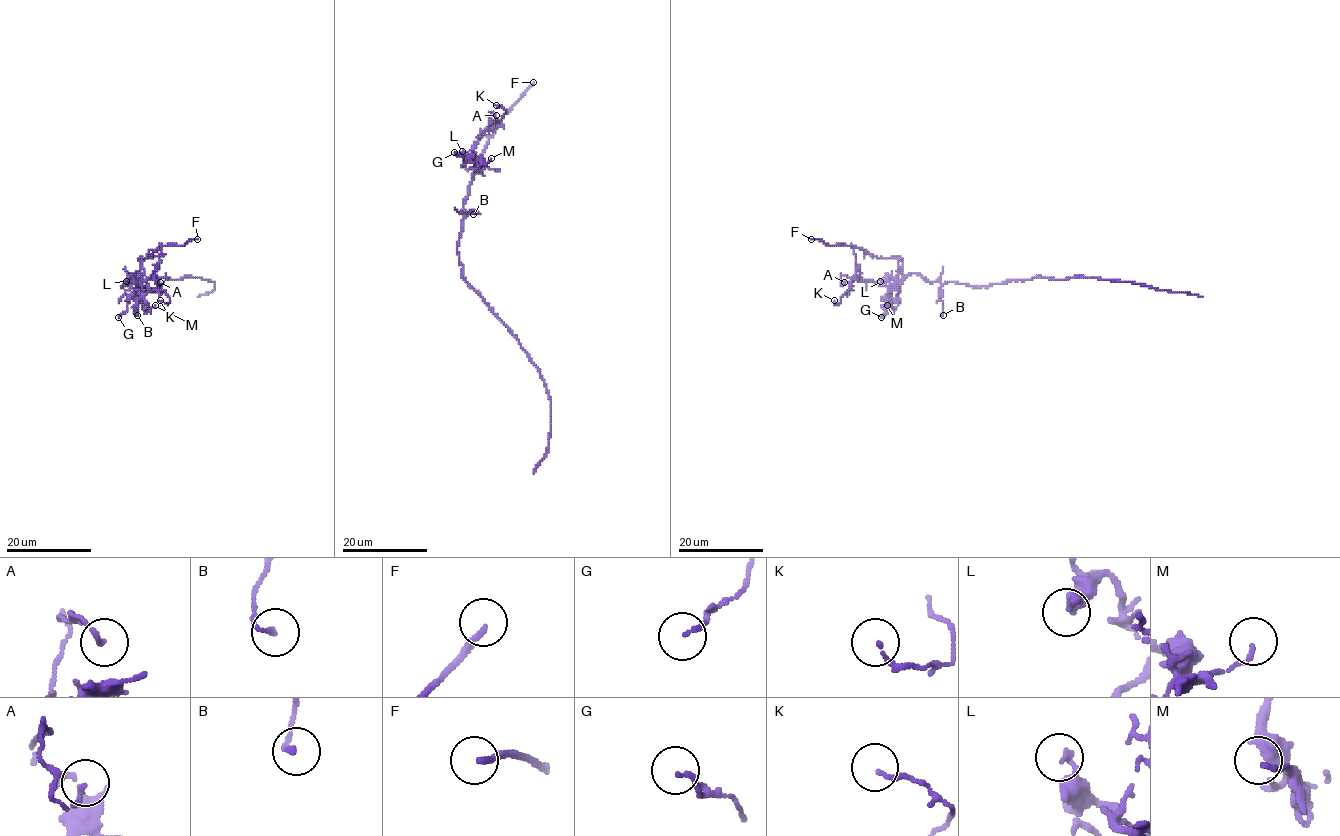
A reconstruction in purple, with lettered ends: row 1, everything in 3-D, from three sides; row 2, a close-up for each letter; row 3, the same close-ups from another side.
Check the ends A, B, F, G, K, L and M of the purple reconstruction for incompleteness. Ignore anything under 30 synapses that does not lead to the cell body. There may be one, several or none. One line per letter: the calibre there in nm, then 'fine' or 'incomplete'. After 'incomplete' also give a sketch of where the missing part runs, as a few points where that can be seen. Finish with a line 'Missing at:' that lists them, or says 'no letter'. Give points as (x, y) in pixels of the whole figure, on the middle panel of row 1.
A: 120 nm thick; fine
B: 150 nm thick; fine
F: 190 nm thick; fine
G: 130 nm thick; fine
K: 110 nm thick; fine
L: 200 nm thick; fine
M: 110 nm thick; fine
Missing at: no letter

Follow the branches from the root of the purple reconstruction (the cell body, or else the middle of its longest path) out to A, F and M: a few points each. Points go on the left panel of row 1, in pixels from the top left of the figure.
A: (126, 283), (121, 286), (134, 274), (141, 288), (141, 280), (155, 276), (155, 283), (160, 282)
F: (126, 283), (121, 286), (134, 274), (138, 275), (140, 258), (148, 258), (162, 246), (197, 239)
M: (126, 283), (121, 286), (129, 283), (134, 274), (144, 292), (144, 302), (148, 306), (155, 305)

